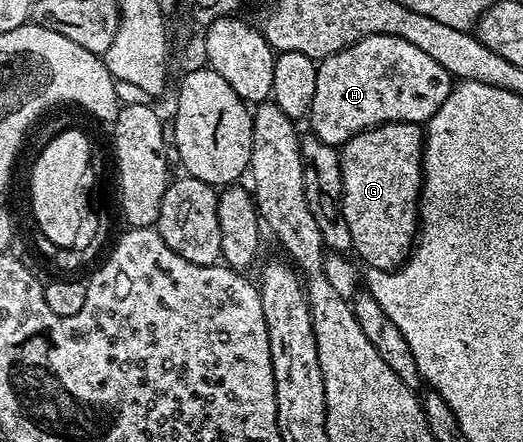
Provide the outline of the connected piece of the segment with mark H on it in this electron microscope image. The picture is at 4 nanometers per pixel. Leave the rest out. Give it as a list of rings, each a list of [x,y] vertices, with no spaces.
[[[371,35],[360,39],[319,60],[316,72],[318,81],[314,85],[314,105],[310,105],[307,122],[312,123],[311,134],[337,149],[349,143],[358,133],[371,127],[381,127],[383,123],[427,124],[428,118],[440,108],[442,101],[446,101],[454,86],[453,76],[442,69],[434,57],[422,53],[422,49],[410,45],[410,41],[402,41],[402,37],[393,35]]]

